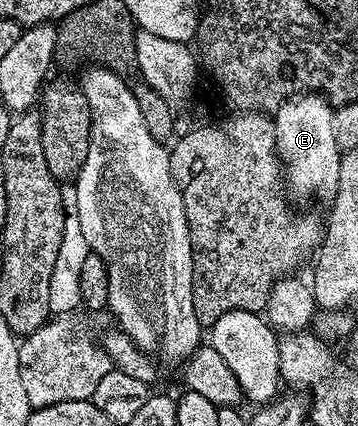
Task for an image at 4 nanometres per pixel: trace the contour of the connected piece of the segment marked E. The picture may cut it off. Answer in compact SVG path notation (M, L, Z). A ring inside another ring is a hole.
M304 93L289 99L275 110L275 151L283 165L285 186L292 196L312 195L317 202L330 205L337 193L337 176L341 173L341 148L333 137L334 110L318 93Z

